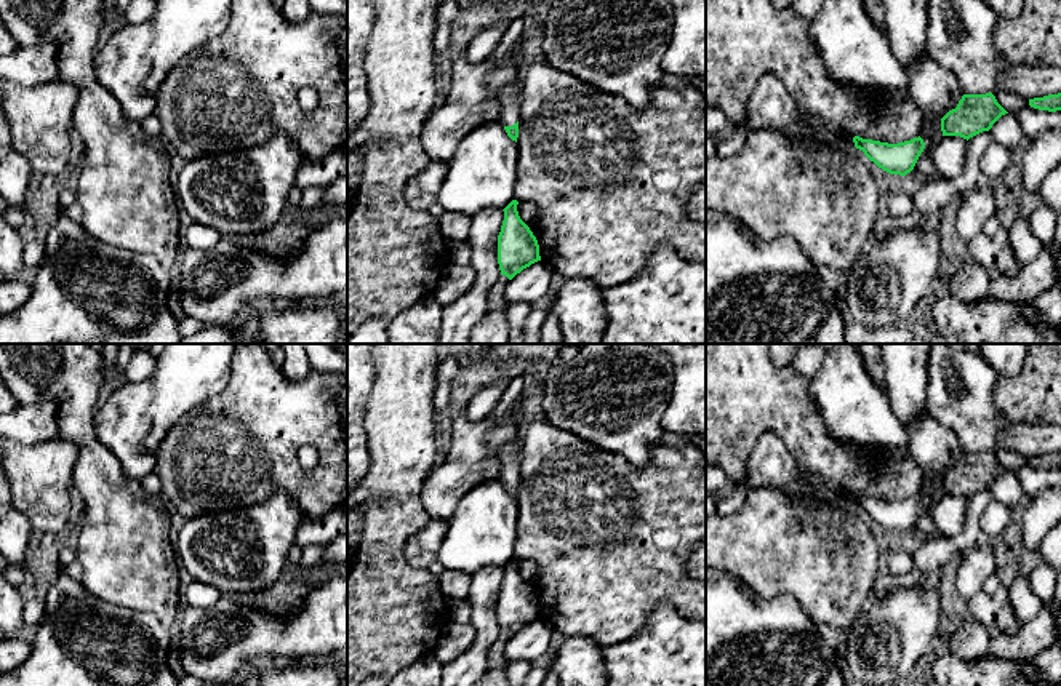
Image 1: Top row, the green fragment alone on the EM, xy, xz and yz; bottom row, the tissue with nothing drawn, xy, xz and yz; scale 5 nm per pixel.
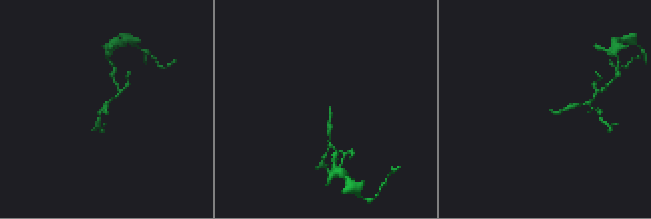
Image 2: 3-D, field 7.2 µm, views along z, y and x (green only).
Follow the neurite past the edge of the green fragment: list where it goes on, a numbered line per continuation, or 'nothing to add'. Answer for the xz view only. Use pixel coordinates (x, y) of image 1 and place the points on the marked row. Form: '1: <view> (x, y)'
1: xz (509, 95)

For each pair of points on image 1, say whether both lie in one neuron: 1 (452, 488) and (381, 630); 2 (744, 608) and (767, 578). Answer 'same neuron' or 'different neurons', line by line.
1: different neurons
2: different neurons

